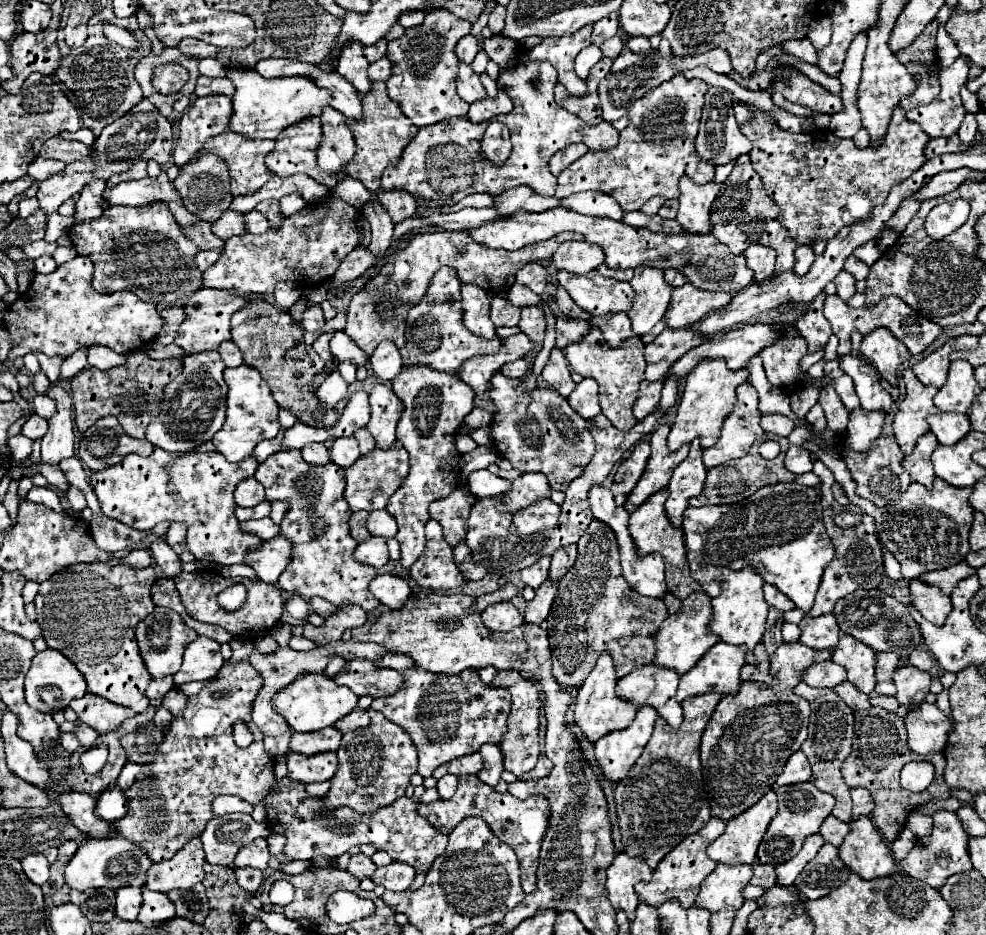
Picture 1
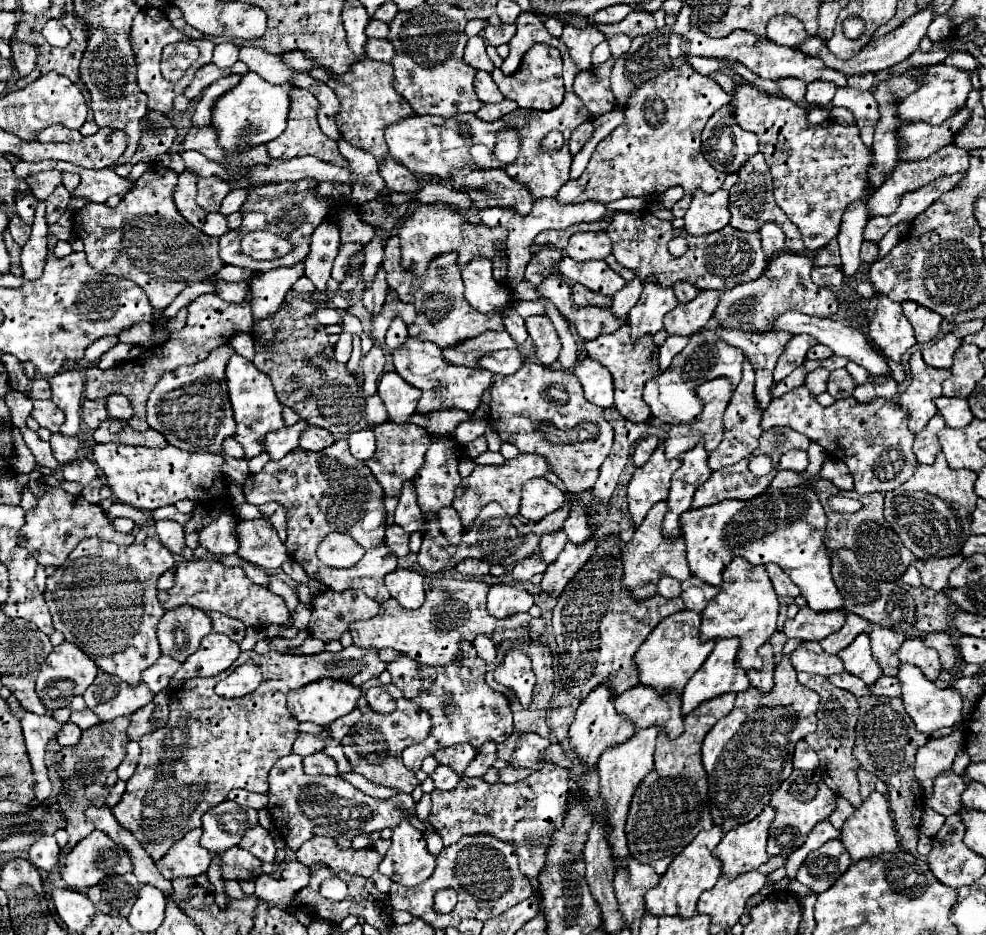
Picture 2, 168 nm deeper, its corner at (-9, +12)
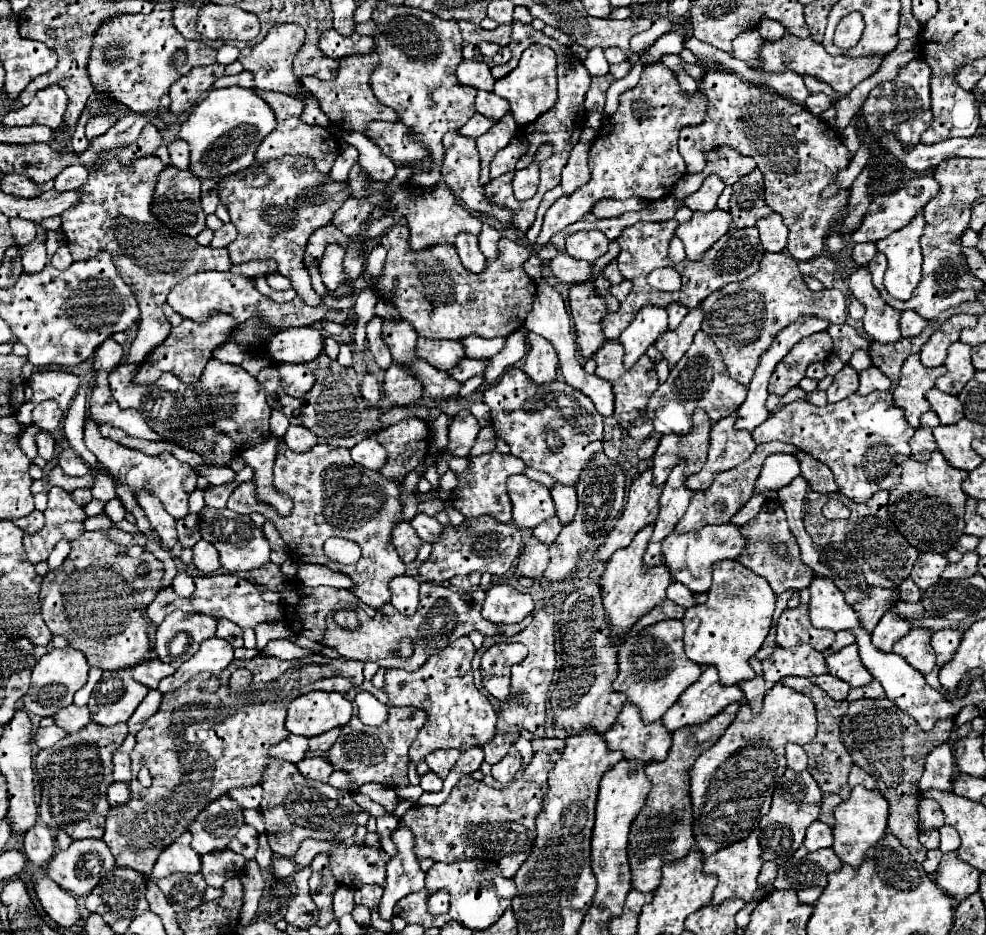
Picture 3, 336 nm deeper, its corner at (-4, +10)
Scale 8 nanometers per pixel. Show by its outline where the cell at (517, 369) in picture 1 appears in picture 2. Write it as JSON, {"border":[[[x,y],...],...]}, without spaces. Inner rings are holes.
{"border":[[[499,350],[499,352],[491,352],[491,354],[483,356],[477,366],[485,368],[493,374],[507,376],[507,374],[517,372],[521,368],[521,364],[523,364],[523,356],[517,350]]]}

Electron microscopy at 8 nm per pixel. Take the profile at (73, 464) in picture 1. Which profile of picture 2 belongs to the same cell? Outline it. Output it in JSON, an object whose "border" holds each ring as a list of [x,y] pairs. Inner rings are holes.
{"border":[[[51,434],[51,450],[59,464],[69,464],[77,458],[79,440],[75,436],[63,436],[63,434]]]}

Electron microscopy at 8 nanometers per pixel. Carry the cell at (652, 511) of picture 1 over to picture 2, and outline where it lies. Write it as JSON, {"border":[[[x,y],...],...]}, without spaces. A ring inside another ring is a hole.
{"border":[[[659,502],[655,504],[647,518],[643,520],[643,524],[639,526],[639,530],[633,534],[631,542],[627,542],[621,550],[621,562],[623,562],[623,586],[631,592],[633,598],[637,600],[647,600],[651,596],[657,594],[657,582],[663,574],[671,576],[671,578],[677,578],[679,582],[691,578],[691,572],[689,572],[689,564],[687,564],[687,558],[685,558],[685,542],[683,538],[679,540],[669,540],[661,534],[661,522],[663,522],[663,516],[665,516],[665,510],[667,510],[667,504],[665,502]]]}

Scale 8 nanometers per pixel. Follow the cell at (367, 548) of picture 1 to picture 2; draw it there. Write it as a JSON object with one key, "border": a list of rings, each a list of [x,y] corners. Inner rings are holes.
{"border":[[[397,524],[387,526],[385,540],[387,540],[387,546],[397,556],[407,556],[409,554],[409,532],[403,532],[403,528],[399,528]]]}

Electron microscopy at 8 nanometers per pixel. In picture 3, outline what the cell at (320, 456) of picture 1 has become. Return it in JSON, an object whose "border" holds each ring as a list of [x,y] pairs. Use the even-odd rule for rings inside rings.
{"border":[[[290,426],[284,434],[284,444],[294,452],[308,452],[318,444],[318,436],[304,426]]]}

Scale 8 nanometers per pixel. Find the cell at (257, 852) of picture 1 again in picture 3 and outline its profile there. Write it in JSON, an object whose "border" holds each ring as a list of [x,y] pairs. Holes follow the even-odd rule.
{"border":[[[244,824],[242,830],[238,830],[238,834],[232,838],[228,848],[242,854],[246,860],[252,860],[256,856],[256,850],[258,850],[258,832],[252,826]]]}

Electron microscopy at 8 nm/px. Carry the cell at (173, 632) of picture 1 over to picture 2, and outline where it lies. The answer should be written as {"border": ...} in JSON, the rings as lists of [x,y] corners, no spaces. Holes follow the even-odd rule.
{"border":[[[191,606],[167,610],[157,628],[161,652],[185,662],[211,630],[211,618],[203,610]]]}

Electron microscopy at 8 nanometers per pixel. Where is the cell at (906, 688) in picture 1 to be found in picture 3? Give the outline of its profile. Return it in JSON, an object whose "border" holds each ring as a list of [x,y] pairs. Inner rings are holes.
{"border":[[[912,626],[912,630],[894,644],[894,652],[924,676],[930,674],[936,666],[936,654],[930,646],[930,636],[930,630]]]}

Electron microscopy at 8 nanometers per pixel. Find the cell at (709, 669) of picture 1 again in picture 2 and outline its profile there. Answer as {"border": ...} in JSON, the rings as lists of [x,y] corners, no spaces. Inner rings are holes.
{"border":[[[729,638],[729,640],[717,640],[715,642],[715,648],[711,652],[711,656],[705,660],[705,664],[693,674],[693,678],[687,682],[685,690],[683,690],[683,696],[681,696],[681,708],[683,708],[683,716],[687,716],[689,712],[693,712],[699,704],[711,700],[711,698],[717,698],[721,694],[727,694],[727,692],[745,692],[751,684],[749,684],[749,678],[745,674],[745,670],[737,668],[735,666],[735,656],[737,656],[737,650],[739,650],[739,640],[737,638]]]}

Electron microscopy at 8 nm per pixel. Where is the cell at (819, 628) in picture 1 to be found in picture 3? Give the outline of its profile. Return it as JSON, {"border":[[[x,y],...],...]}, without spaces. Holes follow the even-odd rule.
{"border":[[[800,604],[798,608],[792,608],[792,610],[786,608],[776,624],[778,646],[792,648],[802,642],[814,646],[820,652],[824,652],[834,642],[834,630],[818,630],[810,624],[806,604]]]}

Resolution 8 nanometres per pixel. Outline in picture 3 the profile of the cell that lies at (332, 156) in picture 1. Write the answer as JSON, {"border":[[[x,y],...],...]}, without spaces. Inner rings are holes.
{"border":[[[278,24],[274,26],[268,36],[256,44],[246,46],[240,50],[240,62],[244,70],[248,70],[254,76],[254,86],[258,90],[270,90],[270,92],[284,92],[284,94],[302,94],[302,82],[294,76],[292,70],[292,58],[300,50],[304,42],[304,30],[296,24]]]}

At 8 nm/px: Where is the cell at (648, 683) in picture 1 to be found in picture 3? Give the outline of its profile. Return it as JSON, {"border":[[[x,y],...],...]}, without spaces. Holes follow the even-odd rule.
{"border":[[[624,704],[616,722],[604,732],[604,738],[612,750],[624,752],[624,758],[628,758],[632,762],[632,768],[636,764],[648,764],[652,760],[664,760],[668,756],[668,750],[672,744],[672,734],[666,730],[666,726],[660,720],[644,724],[640,718],[638,706],[632,706],[632,704]]]}

